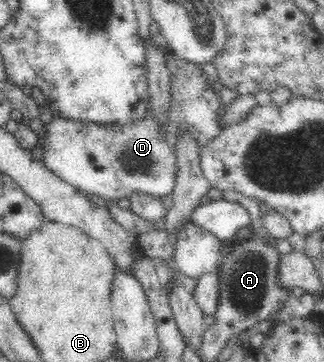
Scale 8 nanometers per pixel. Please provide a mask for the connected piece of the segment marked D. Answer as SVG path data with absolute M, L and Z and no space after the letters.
M173 53L165 54L165 56L170 78L168 78L168 104L166 104L168 108L166 108L164 120L159 120L153 114L151 105L142 118L136 118L134 122L128 122L128 124L80 122L71 118L53 116L50 122L44 124L44 134L36 134L44 151L40 163L82 193L96 194L111 202L117 202L121 198L130 198L132 193L142 193L155 197L171 194L176 180L176 152L178 152L176 151L176 142L179 141L179 136L182 134L190 135L196 141L200 154L202 154L202 150L224 128L223 114L227 111L228 104L225 104L217 84L208 79L201 65L188 62Z

